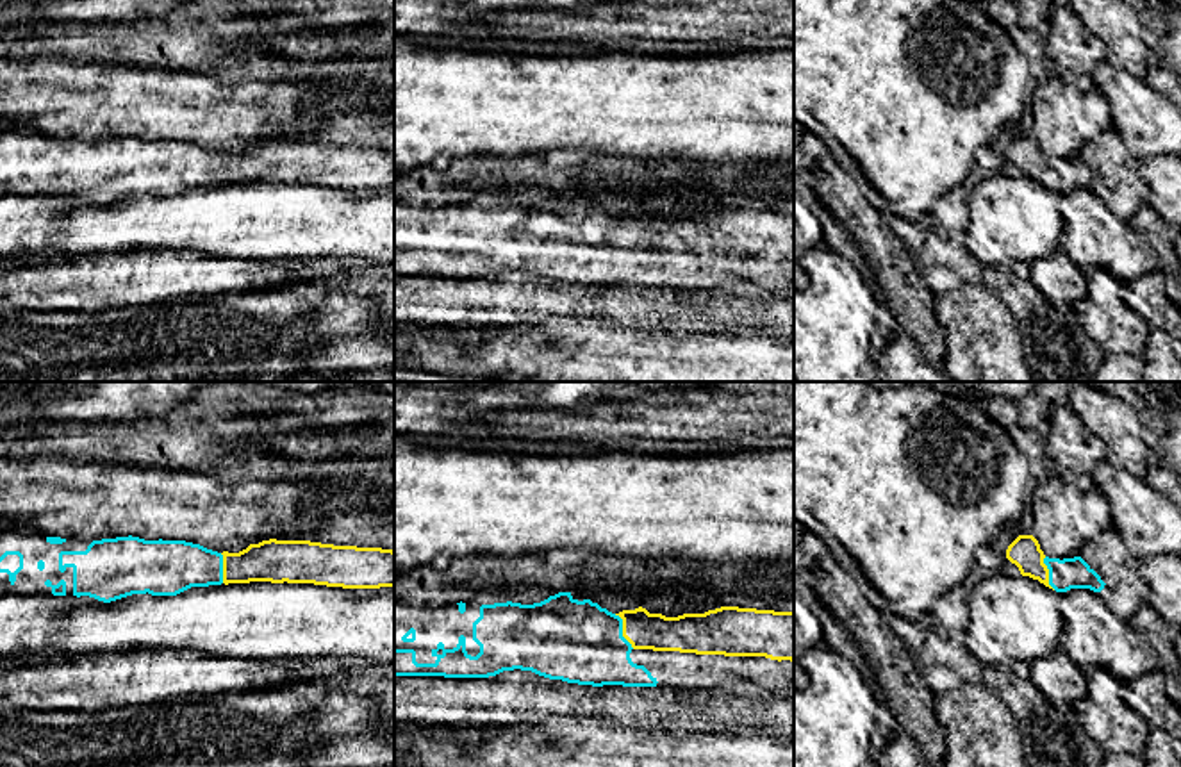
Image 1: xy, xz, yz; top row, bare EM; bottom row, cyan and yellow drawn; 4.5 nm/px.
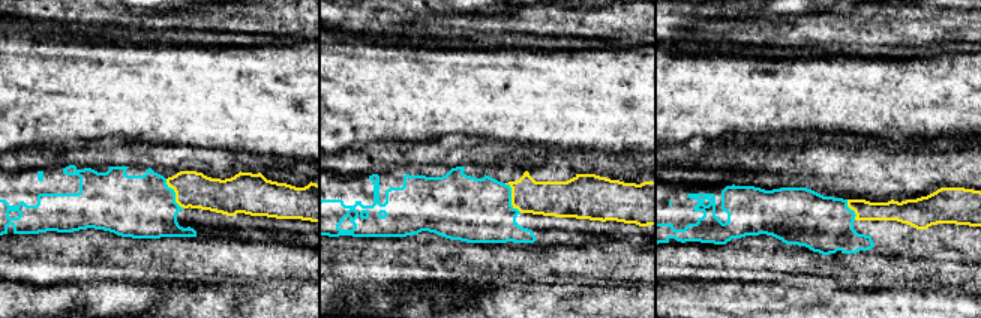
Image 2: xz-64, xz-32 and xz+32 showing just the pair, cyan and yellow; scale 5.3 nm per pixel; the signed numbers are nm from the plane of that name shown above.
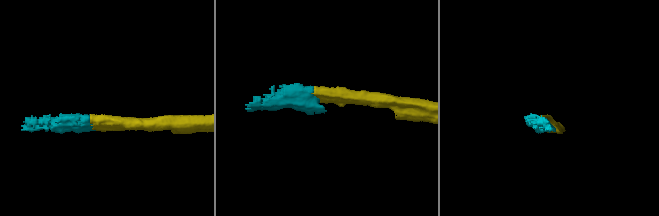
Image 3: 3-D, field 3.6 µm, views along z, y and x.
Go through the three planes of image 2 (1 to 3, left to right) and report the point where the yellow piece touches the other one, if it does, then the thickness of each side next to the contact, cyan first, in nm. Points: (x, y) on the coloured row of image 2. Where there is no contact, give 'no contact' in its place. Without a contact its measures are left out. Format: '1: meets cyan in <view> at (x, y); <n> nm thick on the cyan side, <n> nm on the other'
1: meets cyan in xz-64 at (174, 194); 340 nm thick on the cyan side, 190 nm on the other
2: meets cyan in xz-32 at (510, 198); 360 nm thick on the cyan side, 190 nm on the other
3: meets cyan in xz+32 at (852, 210); 300 nm thick on the cyan side, 110 nm on the other

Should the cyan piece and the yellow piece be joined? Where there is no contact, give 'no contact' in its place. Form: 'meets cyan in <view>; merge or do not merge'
meets cyan in xz; merge

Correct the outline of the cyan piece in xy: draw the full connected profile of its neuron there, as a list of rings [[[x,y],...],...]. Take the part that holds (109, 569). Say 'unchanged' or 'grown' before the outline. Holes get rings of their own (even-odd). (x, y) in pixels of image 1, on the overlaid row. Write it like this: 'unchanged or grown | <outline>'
grown | [[[20,528],[0,530],[0,594],[89,596],[111,603],[132,594],[177,596],[191,587],[250,581],[343,589],[394,587],[394,551],[269,539],[239,553],[218,553],[186,540],[145,540],[128,535],[87,542]]]

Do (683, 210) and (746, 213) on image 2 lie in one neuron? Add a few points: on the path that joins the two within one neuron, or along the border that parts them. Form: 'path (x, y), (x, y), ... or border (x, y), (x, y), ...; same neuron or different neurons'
path (698, 213), (731, 213); same neuron

